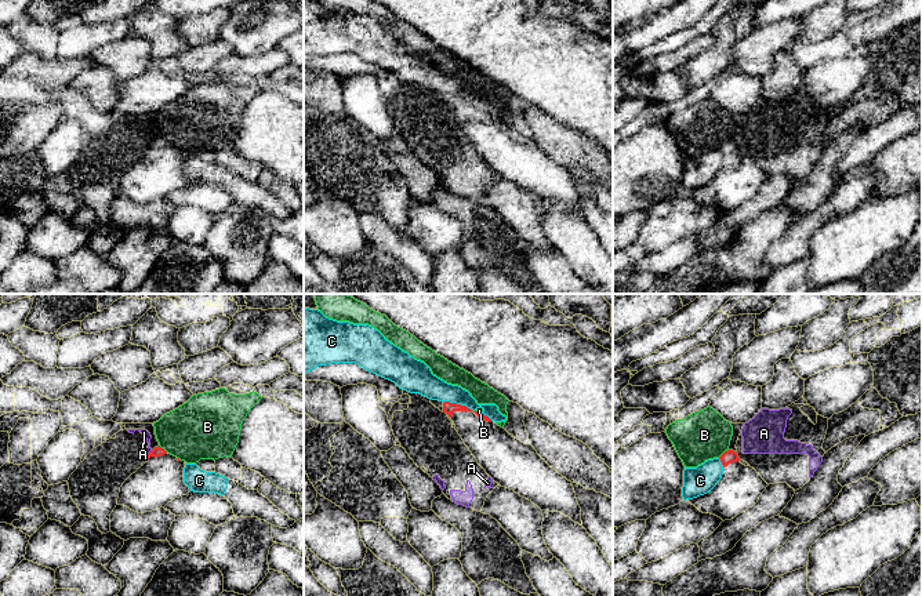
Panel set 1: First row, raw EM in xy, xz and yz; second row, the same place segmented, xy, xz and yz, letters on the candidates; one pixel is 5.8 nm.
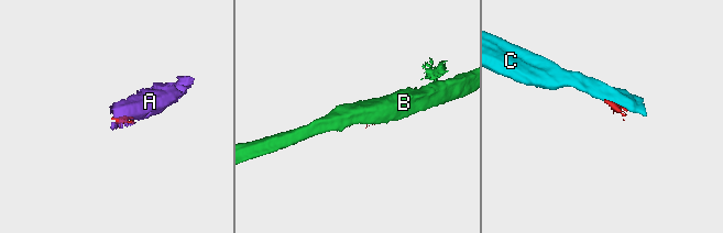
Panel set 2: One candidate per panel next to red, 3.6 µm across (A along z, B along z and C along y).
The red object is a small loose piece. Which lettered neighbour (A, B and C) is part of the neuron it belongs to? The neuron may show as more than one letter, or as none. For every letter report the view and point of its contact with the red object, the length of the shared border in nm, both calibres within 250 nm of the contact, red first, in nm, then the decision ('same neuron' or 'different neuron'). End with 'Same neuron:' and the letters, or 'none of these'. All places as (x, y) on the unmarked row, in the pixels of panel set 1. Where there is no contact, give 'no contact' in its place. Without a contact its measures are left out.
A: meets red in xy at (149, 144); contact 40 nm long; 60 nm thick on the red side, 40 nm on the other; different neuron
B: meets red in yz at (723, 144); contact 80 nm long; 80 nm thick on the red side, 300 nm on the other; different neuron
C: meets red in xz at (458, 95); contact 190 nm long; 70 nm thick on the red side, 150 nm on the other; different neuron
Same neuron: none of these

